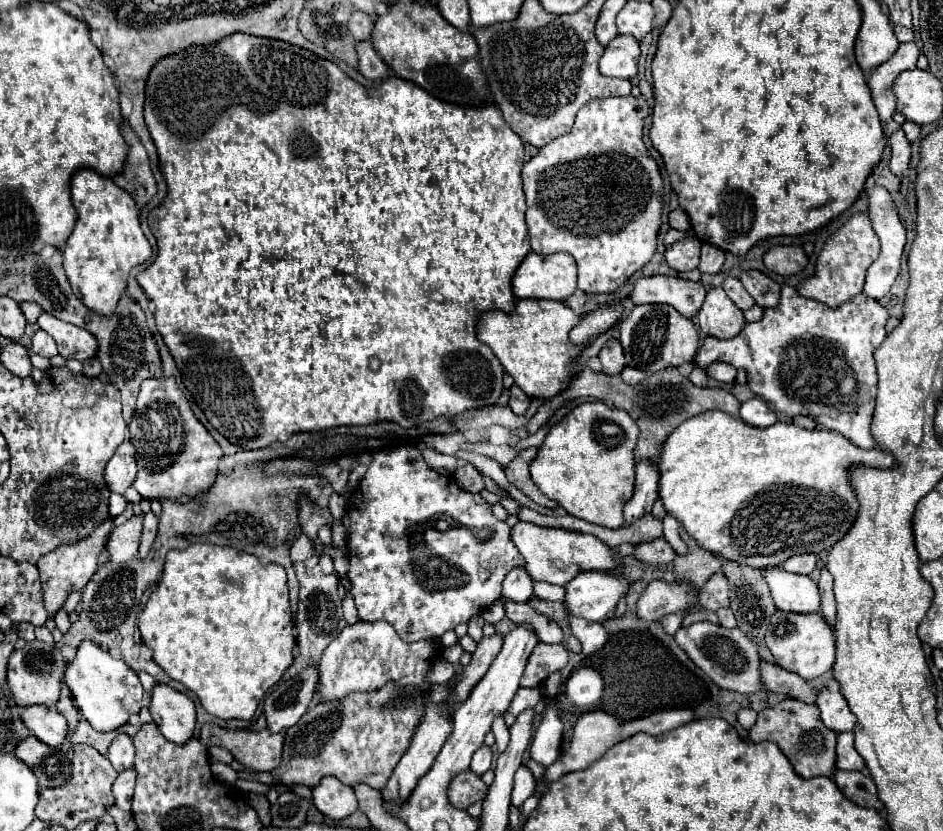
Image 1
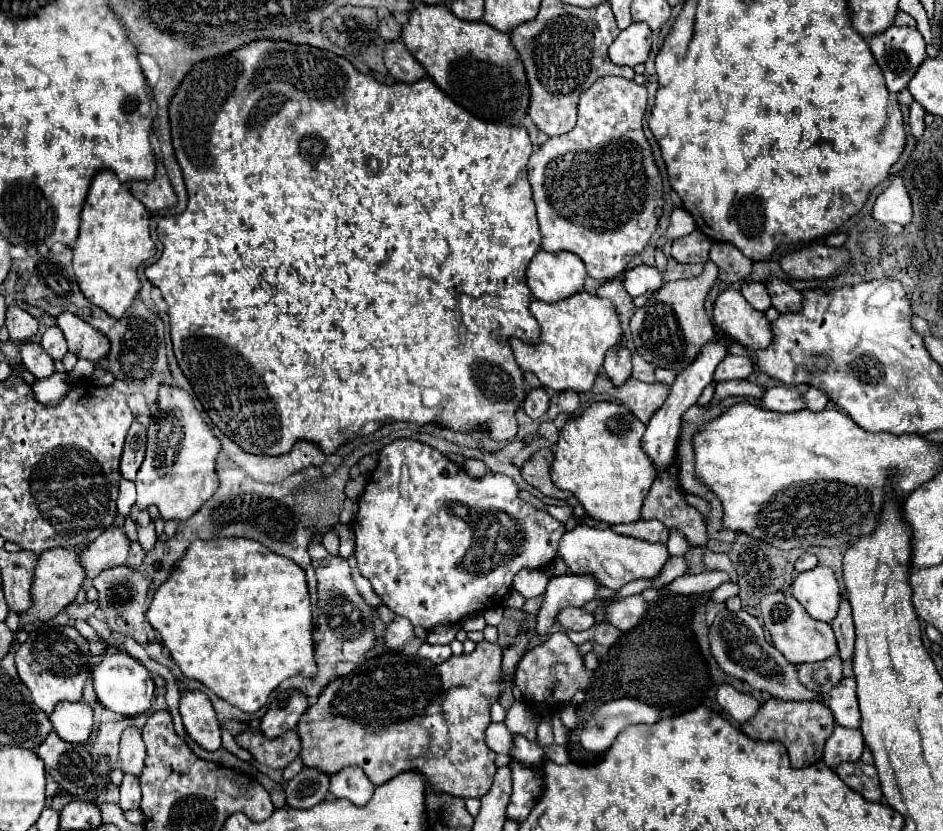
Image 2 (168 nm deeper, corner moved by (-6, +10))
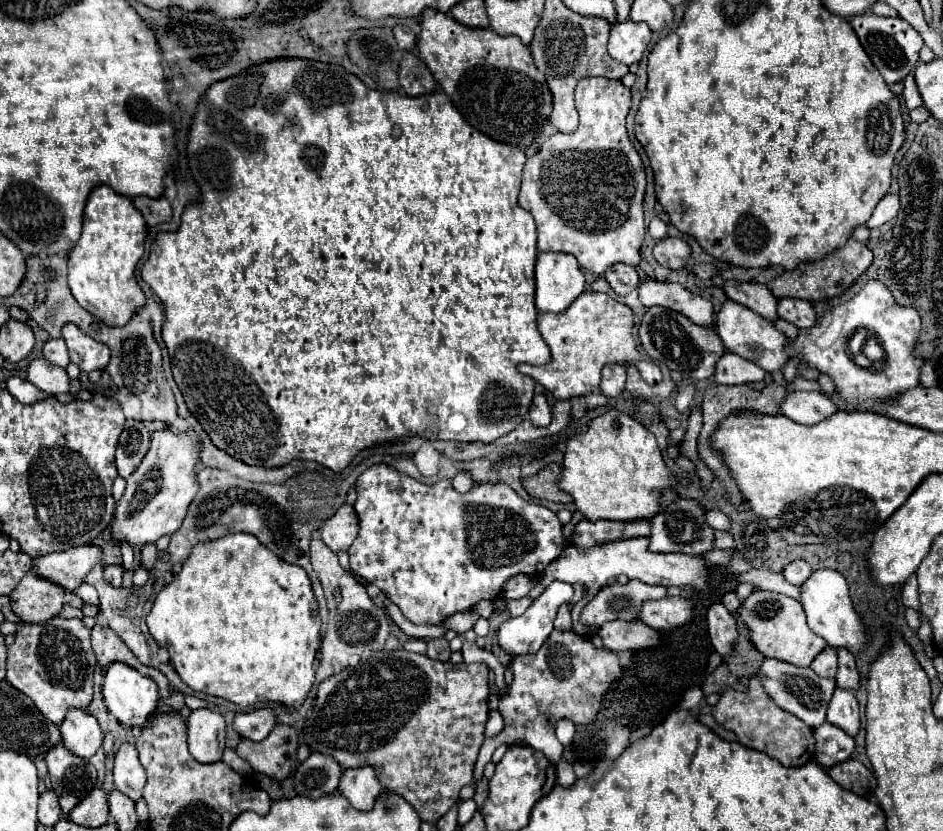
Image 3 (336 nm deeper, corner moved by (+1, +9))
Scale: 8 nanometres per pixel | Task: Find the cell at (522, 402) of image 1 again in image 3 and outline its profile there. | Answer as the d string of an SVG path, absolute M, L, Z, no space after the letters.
M537 394L529 406L529 420L535 424L535 426L549 426L551 422L551 408L545 400L543 394Z

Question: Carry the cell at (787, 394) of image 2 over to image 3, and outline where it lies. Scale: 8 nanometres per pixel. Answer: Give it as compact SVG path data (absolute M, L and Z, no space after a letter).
M787 392L779 404L783 416L801 422L817 424L827 416L835 414L835 404L821 392Z

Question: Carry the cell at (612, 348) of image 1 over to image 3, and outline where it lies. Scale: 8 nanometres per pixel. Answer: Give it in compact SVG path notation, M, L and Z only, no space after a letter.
M607 364L601 372L601 392L607 398L615 398L625 390L625 366L623 364Z

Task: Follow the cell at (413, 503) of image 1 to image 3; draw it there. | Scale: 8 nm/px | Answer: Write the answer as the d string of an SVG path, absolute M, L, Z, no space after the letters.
M375 464L371 466L369 470L365 470L357 482L355 482L355 488L357 488L357 502L355 502L355 512L357 512L357 518L359 518L359 536L355 538L355 542L351 544L351 548L347 550L349 554L349 564L351 564L351 570L355 570L361 578L365 578L369 584L375 584L393 604L397 604L403 612L403 616L413 622L413 624L441 624L447 616L455 614L455 612L465 612L465 610L471 610L477 602L481 600L495 600L499 594L501 594L501 588L503 584L515 576L515 574L529 574L529 576L539 576L549 562L553 562L555 558L559 558L561 550L565 548L565 540L563 540L563 534L561 534L561 522L557 520L555 512L551 512L549 508L545 506L539 506L539 504L533 504L533 502L527 502L523 500L521 496L517 496L517 492L503 484L503 482L481 482L481 484L475 484L467 494L461 494L457 492L453 486L451 486L451 480L443 478L431 486L387 466L387 464Z

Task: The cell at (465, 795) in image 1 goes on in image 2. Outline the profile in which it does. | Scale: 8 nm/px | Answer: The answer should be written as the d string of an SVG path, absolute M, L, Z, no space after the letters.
M482 641L476 645L474 653L470 655L452 655L448 661L436 665L432 663L430 659L424 659L420 655L382 655L382 657L374 657L366 663L360 663L356 665L348 675L344 677L338 677L334 679L332 683L328 683L328 687L320 693L318 701L314 705L310 705L306 709L306 713L302 715L300 723L298 723L298 735L302 739L302 751L300 751L300 759L304 761L306 767L318 767L322 771L326 771L328 775L344 769L344 767L350 767L350 765L358 765L366 771L368 779L374 783L374 785L382 785L386 781L390 781L392 777L404 773L404 771L416 771L424 777L424 783L426 787L430 787L434 793L446 793L446 795L452 795L452 797L460 797L460 799L468 799L468 797L482 797L486 795L486 791L490 789L492 785L492 777L496 773L496 765L494 765L494 757L496 753L492 749L488 749L486 741L484 741L484 731L486 727L492 723L490 719L490 707L492 703L498 701L500 697L500 681L502 681L502 649L498 643L488 643L488 641Z

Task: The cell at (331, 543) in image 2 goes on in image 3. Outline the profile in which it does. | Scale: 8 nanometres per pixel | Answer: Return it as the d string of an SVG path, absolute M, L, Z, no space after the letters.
M343 504L337 510L337 514L319 528L319 532L321 532L321 540L333 552L339 552L339 550L347 552L359 532L359 520L357 520L357 514L353 512L353 506Z

